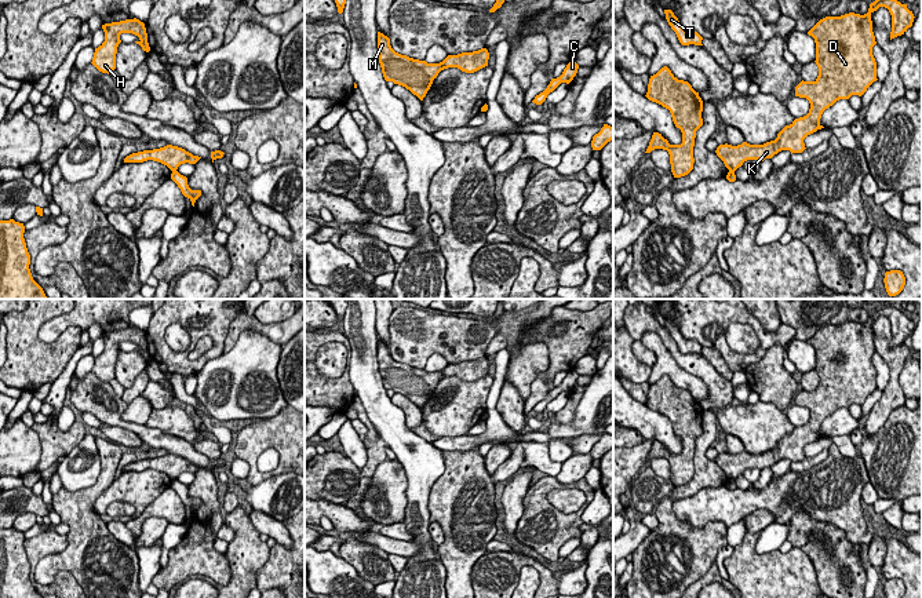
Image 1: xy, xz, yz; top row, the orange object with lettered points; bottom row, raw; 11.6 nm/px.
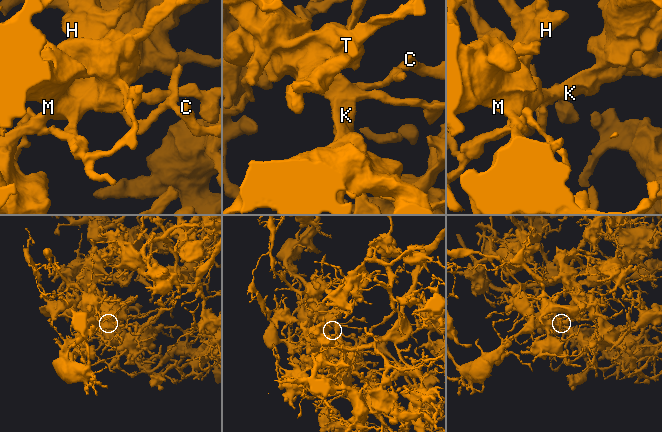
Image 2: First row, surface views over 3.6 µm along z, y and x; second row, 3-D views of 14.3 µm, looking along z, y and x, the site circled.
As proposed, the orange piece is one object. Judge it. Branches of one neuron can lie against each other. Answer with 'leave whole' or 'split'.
split

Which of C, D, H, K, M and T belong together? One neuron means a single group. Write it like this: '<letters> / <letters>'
C / D H K M T

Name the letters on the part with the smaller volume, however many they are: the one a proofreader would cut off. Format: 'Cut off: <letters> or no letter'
Cut off: C

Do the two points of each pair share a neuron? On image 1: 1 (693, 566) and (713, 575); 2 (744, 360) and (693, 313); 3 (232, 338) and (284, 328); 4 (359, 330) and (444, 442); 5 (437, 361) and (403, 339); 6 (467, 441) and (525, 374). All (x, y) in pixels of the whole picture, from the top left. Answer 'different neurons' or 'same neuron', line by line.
1: different neurons
2: same neuron
3: same neuron
4: different neurons
5: different neurons
6: different neurons

